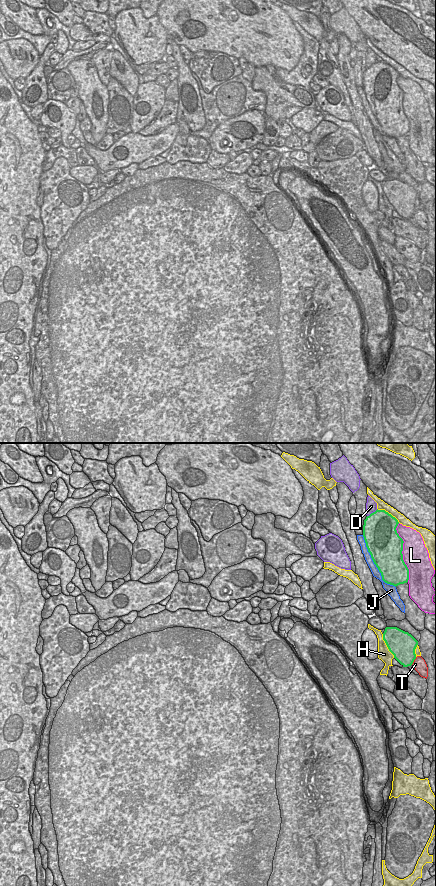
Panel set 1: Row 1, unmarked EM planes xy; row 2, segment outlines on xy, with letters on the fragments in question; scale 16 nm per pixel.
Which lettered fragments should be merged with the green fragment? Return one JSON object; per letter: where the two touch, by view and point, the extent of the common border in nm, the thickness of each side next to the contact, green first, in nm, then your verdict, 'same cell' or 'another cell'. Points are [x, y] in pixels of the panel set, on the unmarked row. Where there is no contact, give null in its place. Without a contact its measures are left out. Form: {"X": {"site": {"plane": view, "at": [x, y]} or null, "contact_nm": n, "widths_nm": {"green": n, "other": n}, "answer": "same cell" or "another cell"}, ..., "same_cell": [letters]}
{"D": {"site": {"plane": "xy", "at": [373, 64]}, "contact_nm": 220, "widths_nm": {"green": 500, "other": 190}, "answer": "another cell"}, "H": {"site": {"plane": "xy", "at": [387, 198]}, "contact_nm": 440, "widths_nm": {"green": 440, "other": 200}, "answer": "another cell"}, "J": {"site": {"plane": "xy", "at": [374, 115]}, "contact_nm": 1000, "widths_nm": {"green": 500, "other": 120}, "answer": "same cell"}, "L": {"site": {"plane": "xy", "at": [401, 104]}, "contact_nm": 950, "widths_nm": {"green": 500, "other": 420}, "answer": "another cell"}, "T": {"site": {"plane": "xy", "at": [413, 213]}, "contact_nm": 150, "widths_nm": {"green": 380, "other": 200}, "answer": "another cell"}, "same_cell": ["J"]}

